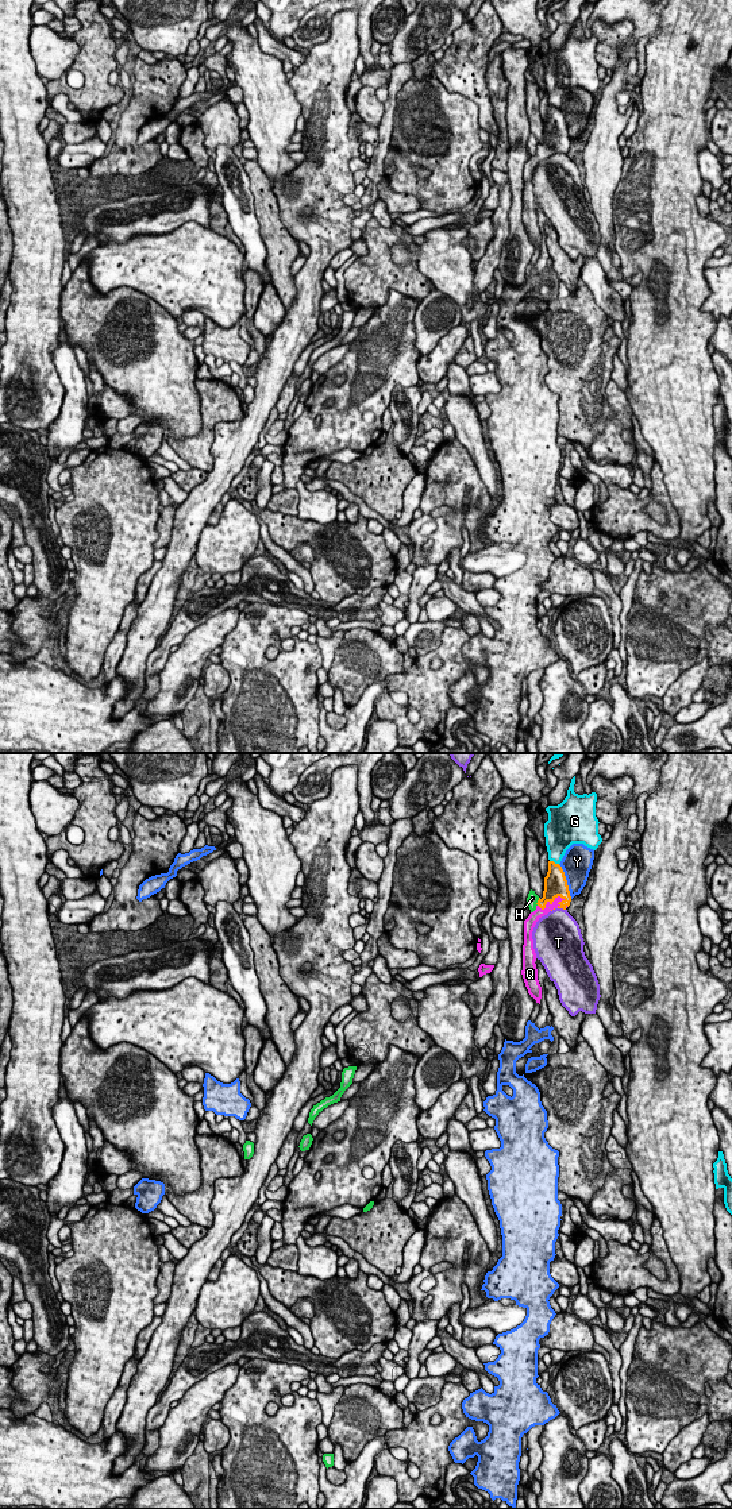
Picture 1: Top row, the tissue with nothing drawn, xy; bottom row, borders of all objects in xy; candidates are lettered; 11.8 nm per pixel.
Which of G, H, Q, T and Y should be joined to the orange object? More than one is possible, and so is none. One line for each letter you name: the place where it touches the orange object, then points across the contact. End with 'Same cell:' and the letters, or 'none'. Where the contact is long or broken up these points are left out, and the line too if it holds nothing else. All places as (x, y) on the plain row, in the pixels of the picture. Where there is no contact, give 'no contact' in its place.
Q: xy (550, 146)
Same cell: Q

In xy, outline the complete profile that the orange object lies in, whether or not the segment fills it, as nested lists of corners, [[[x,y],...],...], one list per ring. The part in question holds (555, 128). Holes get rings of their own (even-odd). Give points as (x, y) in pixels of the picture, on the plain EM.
[[[548,105],[548,116],[544,121],[543,142],[538,144],[536,154],[524,165],[524,189],[523,189],[523,223],[531,242],[540,248],[542,231],[538,224],[536,197],[533,193],[532,175],[536,166],[554,153],[566,154],[570,150],[571,140],[565,116],[559,108]]]

